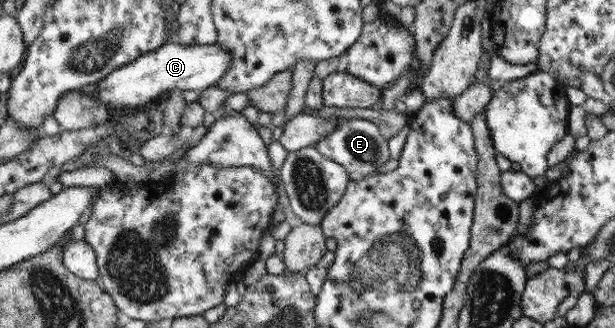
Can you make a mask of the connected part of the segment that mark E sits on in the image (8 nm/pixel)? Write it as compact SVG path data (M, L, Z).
M341 118L338 121L338 129L333 134L326 135L314 147L317 147L319 153L322 153L327 159L341 164L359 179L376 174L375 169L379 169L389 159L387 142L388 139L379 133L379 127L374 122L365 121L361 118Z

